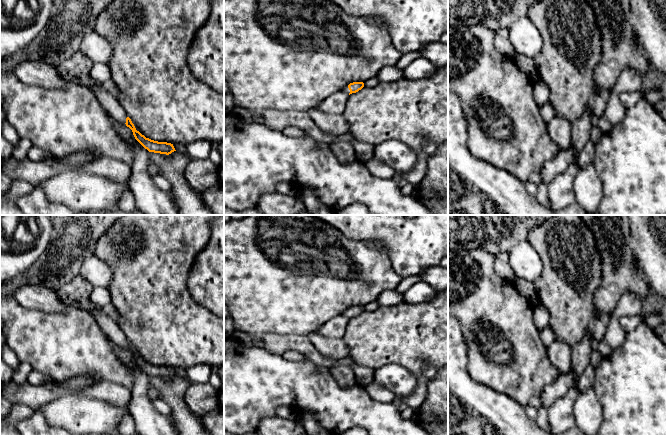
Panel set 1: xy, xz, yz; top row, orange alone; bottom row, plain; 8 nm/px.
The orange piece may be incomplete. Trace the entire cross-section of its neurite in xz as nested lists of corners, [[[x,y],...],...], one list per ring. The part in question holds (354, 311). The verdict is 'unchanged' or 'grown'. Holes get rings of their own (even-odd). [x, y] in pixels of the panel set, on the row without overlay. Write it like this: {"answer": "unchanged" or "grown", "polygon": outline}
{"answer": "grown", "polygon": [[[353,306],[353,307],[350,307],[349,309],[345,310],[344,312],[342,312],[341,315],[350,319],[352,317],[358,316],[363,311],[364,311],[363,306]]]}

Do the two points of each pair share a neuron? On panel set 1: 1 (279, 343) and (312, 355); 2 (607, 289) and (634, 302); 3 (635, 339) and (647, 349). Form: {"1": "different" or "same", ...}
{"1": "same", "2": "different", "3": "same"}

